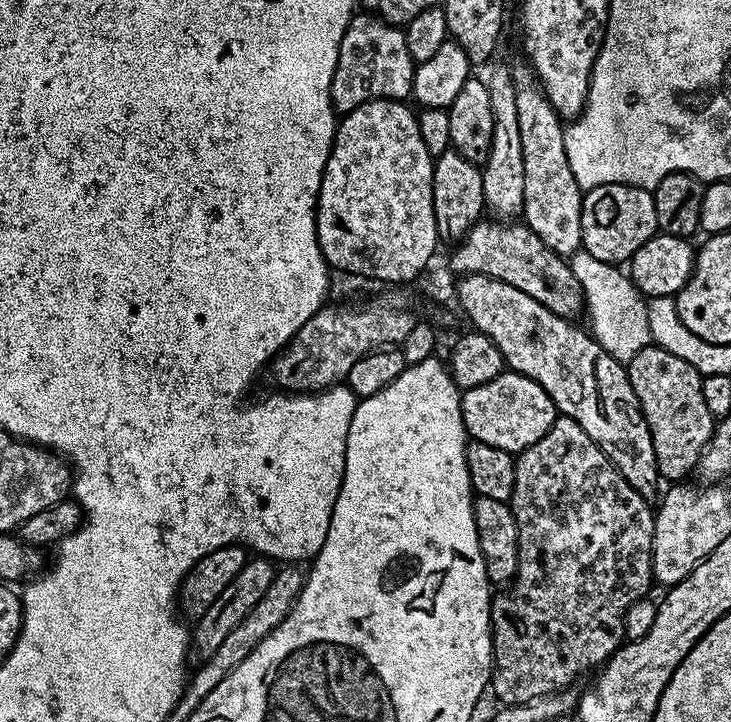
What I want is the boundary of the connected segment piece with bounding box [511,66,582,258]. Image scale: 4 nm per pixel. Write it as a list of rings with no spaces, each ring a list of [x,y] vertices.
[[[513,67],[512,80],[516,85],[515,105],[525,162],[525,200],[523,223],[528,225],[554,254],[572,258],[582,248],[582,189],[574,182],[574,170],[566,158],[564,145],[565,121],[546,98],[539,80],[527,67]]]

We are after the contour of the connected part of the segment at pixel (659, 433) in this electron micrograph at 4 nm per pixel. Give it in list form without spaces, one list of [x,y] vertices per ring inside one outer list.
[[[649,346],[638,350],[628,365],[628,377],[630,386],[634,386],[634,394],[640,403],[642,414],[646,418],[646,426],[650,430],[650,438],[654,442],[654,454],[656,455],[656,469],[661,477],[668,482],[680,482],[688,475],[697,471],[700,456],[706,450],[706,446],[712,440],[714,431],[714,417],[706,406],[706,397],[702,394],[704,376],[689,362],[684,362],[675,354],[670,354],[657,346]]]

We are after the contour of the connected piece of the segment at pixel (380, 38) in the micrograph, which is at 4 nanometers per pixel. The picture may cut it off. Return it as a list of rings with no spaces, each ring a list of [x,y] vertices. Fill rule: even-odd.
[[[356,14],[348,24],[338,50],[338,66],[330,82],[332,107],[337,113],[353,112],[367,100],[407,101],[412,94],[412,79],[417,63],[410,58],[404,28],[388,24],[375,14]]]

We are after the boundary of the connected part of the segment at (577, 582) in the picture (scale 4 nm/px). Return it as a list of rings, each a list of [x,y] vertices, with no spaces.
[[[557,415],[554,426],[534,442],[526,451],[516,456],[516,469],[514,470],[514,494],[511,498],[512,513],[518,526],[518,570],[512,583],[503,590],[497,591],[492,597],[492,679],[490,692],[500,699],[501,705],[522,704],[530,702],[532,698],[542,698],[551,692],[563,692],[573,687],[572,683],[583,672],[599,669],[608,657],[625,643],[624,620],[627,611],[639,600],[649,595],[648,587],[653,587],[652,574],[652,535],[654,534],[653,505],[602,454],[602,450],[578,422],[569,416]]]

